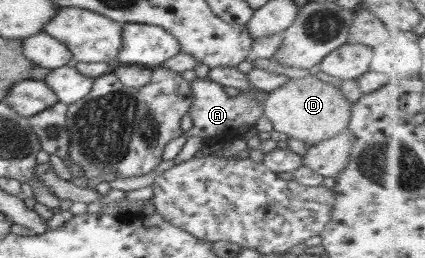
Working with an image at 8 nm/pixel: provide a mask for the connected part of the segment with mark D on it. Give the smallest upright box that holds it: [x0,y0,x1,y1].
[264,76,351,146]

